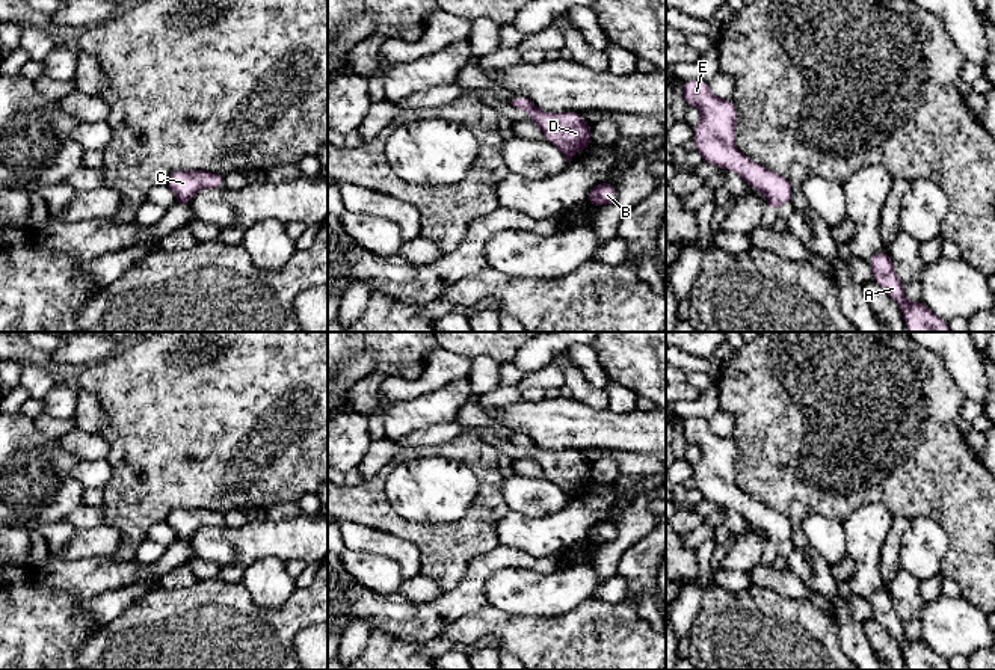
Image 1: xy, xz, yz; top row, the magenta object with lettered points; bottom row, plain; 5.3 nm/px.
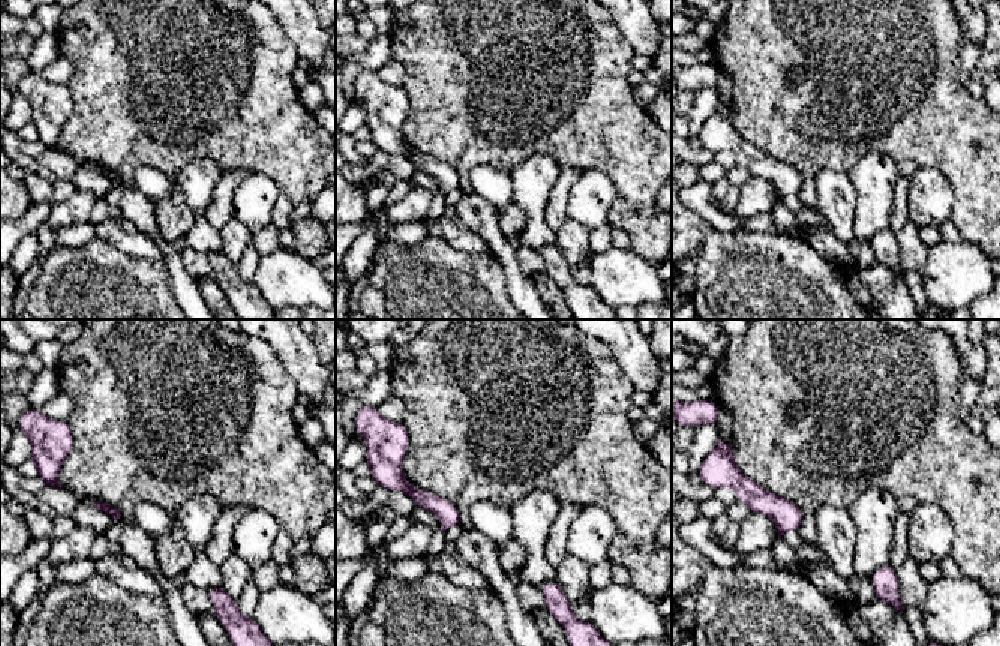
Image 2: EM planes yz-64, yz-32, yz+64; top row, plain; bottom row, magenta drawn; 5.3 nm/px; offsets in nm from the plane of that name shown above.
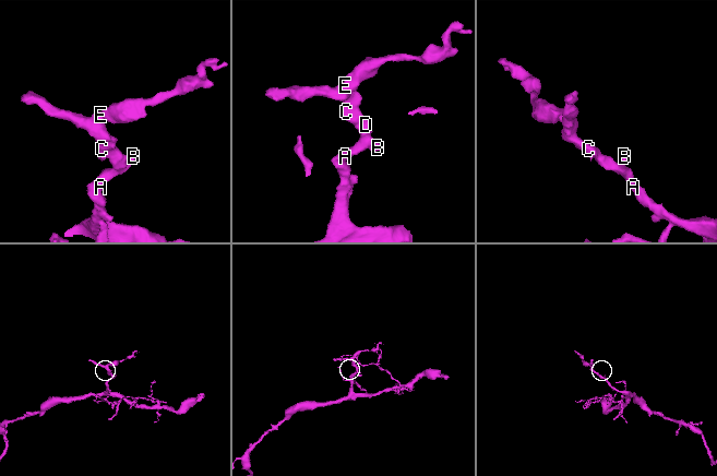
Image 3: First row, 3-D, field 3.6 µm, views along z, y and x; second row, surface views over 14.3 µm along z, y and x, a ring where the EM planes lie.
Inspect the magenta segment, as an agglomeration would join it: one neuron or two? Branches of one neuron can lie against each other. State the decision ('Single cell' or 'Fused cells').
Single cell

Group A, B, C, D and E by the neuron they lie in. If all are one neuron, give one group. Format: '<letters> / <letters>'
A B C D E

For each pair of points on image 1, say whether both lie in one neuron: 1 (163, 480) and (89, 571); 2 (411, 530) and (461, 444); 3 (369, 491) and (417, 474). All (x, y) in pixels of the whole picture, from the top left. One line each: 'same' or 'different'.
1: different
2: same
3: different

